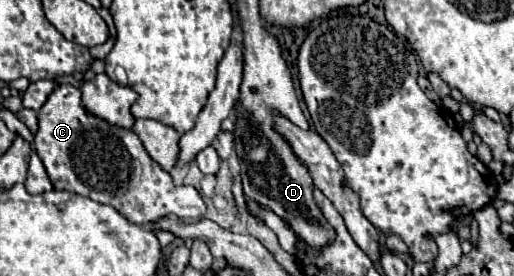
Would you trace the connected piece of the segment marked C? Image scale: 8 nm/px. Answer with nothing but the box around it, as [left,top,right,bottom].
[34,85,206,225]

